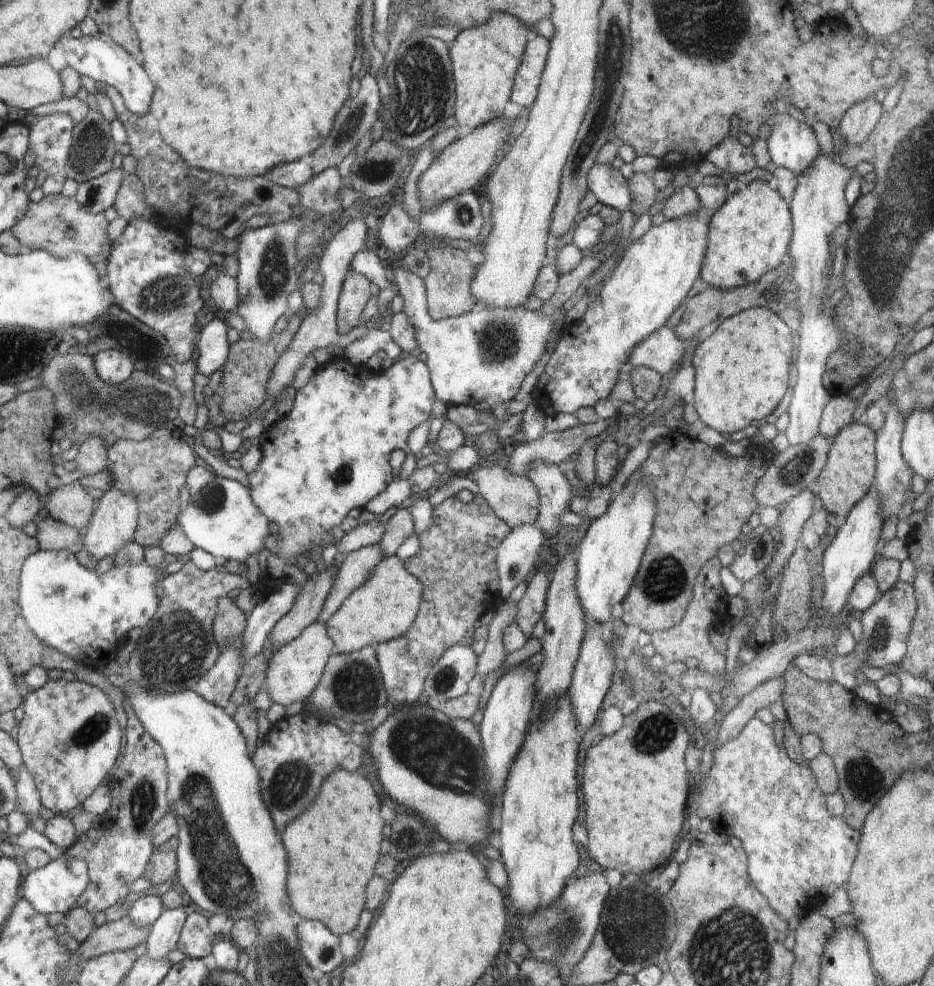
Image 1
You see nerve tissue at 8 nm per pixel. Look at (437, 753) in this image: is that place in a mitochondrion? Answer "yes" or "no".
yes

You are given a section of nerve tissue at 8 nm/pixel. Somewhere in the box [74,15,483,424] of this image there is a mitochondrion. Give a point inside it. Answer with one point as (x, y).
(422, 90)

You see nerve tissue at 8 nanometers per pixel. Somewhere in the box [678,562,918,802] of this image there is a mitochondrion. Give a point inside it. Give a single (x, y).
(881, 636)

